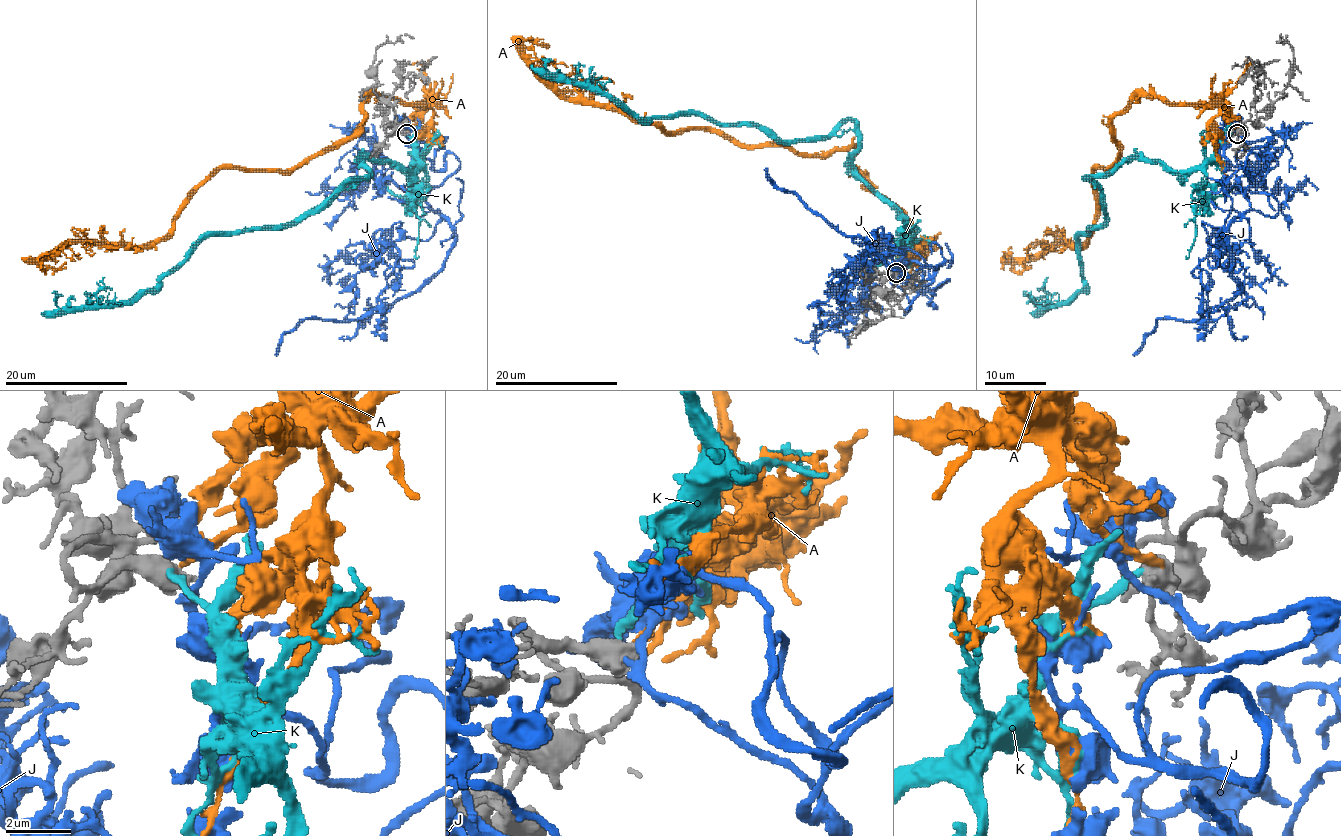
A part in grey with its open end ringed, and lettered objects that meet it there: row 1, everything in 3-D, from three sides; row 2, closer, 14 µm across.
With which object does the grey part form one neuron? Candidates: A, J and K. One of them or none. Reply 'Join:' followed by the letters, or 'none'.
Join: J

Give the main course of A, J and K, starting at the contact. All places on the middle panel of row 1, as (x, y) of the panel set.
A: (896, 275), (917, 254), (914, 226), (853, 148), (735, 145), (571, 102), (523, 51), (549, 47)
J: (897, 272), (929, 304), (923, 270), (934, 295), (949, 281), (914, 283), (943, 264), (893, 270), (765, 169)
K: (893, 270), (905, 220), (853, 166), (851, 129), (776, 140), (696, 116), (633, 117), (557, 80), (543, 59)

